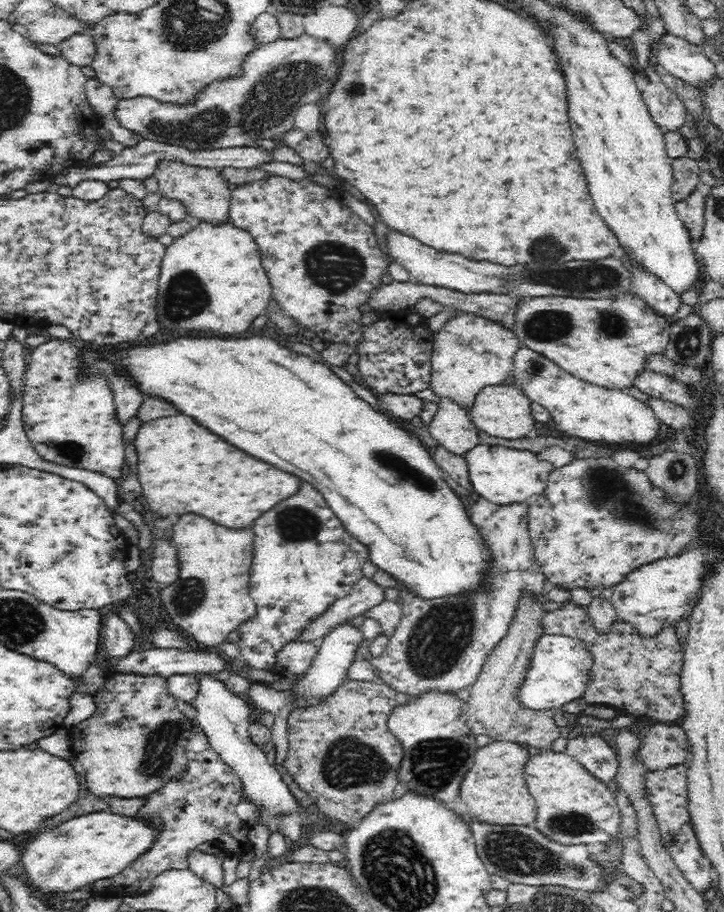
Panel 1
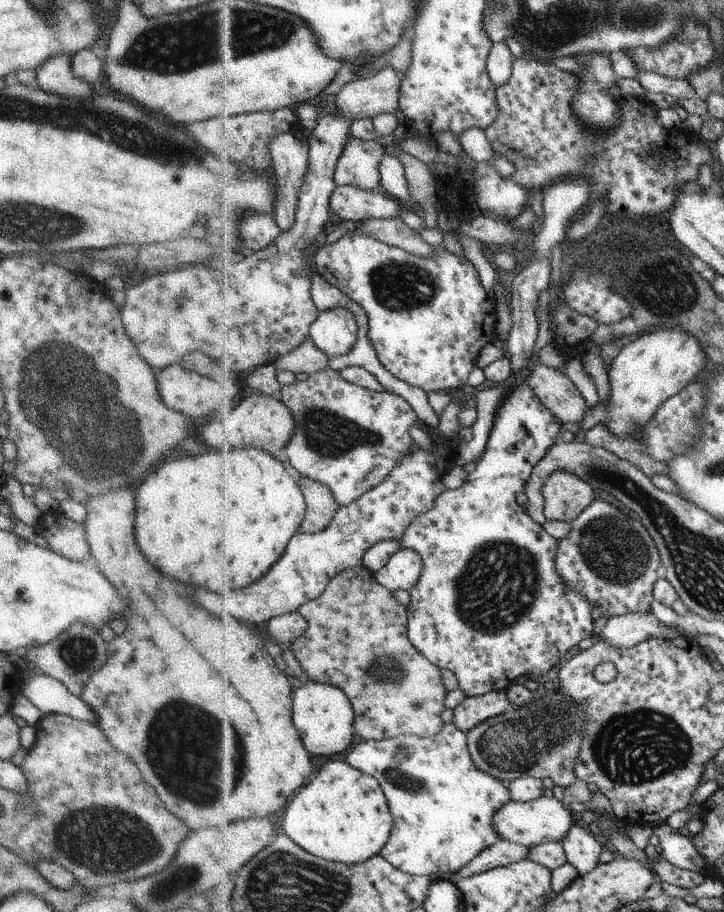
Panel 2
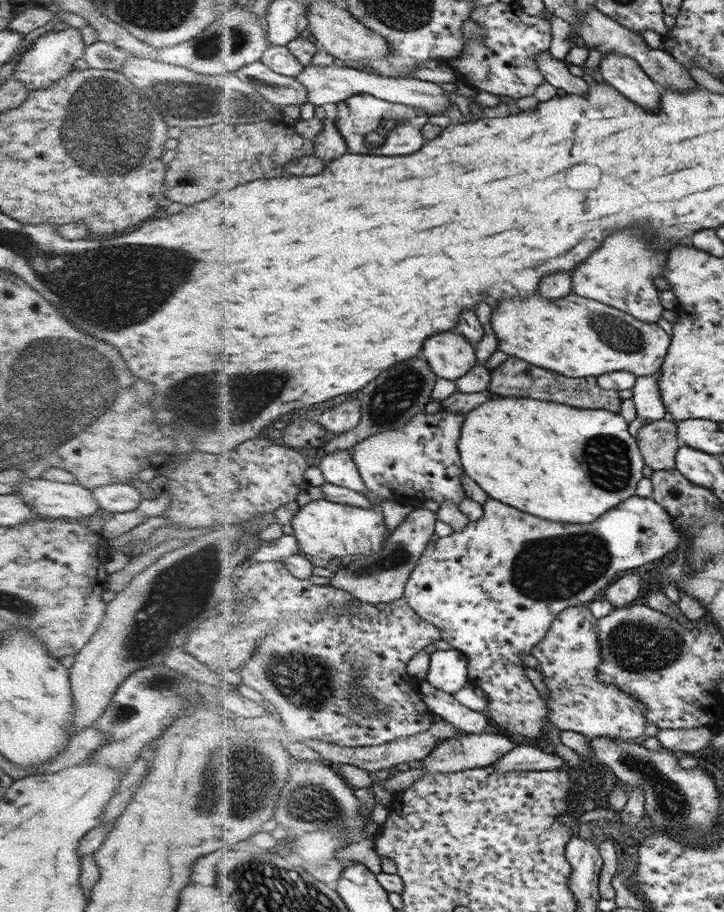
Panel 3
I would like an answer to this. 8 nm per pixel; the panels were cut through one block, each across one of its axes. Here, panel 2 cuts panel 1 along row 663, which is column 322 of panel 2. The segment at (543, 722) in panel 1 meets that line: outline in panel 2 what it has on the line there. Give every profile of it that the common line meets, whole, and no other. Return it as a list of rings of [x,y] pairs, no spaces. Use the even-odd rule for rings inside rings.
[[[297,474],[297,477],[308,503],[306,520],[301,531],[310,534],[322,532],[332,524],[342,506],[332,488],[326,484],[308,476]]]

